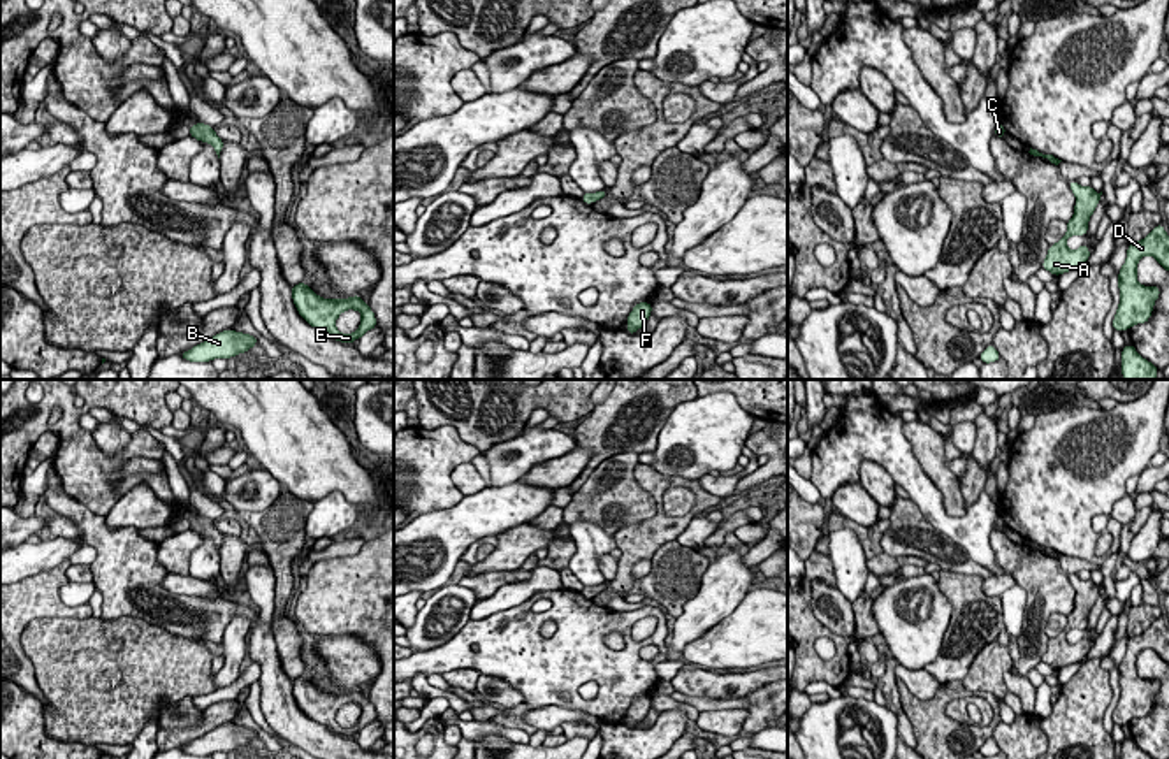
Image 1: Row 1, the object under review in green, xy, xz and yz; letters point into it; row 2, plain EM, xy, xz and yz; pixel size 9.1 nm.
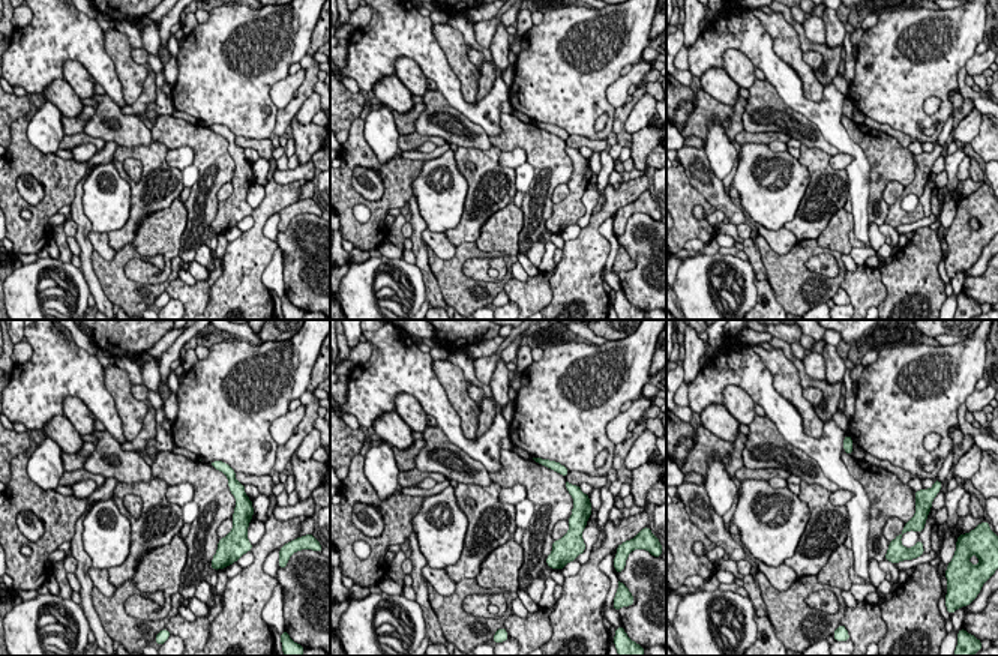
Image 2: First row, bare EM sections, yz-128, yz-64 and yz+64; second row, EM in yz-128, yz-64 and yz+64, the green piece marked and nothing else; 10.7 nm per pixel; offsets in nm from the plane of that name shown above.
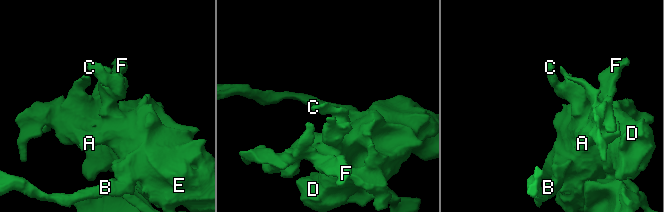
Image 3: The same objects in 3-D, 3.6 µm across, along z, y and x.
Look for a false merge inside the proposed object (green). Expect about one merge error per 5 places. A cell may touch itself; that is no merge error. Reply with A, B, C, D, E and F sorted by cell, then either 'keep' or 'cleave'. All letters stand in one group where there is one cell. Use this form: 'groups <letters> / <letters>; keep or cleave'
groups A B C D E F; keep

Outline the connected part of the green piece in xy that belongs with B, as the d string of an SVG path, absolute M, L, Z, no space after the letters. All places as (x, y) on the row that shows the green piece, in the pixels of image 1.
M229 329L193 346L179 357L188 362L211 362L214 358L230 358L244 353L257 343L258 339L255 336L234 332L232 329Z

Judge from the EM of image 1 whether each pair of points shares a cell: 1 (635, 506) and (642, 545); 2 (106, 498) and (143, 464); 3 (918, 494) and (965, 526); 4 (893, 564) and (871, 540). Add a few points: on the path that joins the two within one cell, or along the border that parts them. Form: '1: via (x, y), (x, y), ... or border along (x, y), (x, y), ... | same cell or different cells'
1: border along (637, 480), (653, 498), (656, 513), (612, 534) | different cells
2: border along (162, 459), (130, 457), (106, 480) | different cells
3: via (930, 506), (953, 526) | same cell
4: border along (883, 552), (867, 559) | different cells

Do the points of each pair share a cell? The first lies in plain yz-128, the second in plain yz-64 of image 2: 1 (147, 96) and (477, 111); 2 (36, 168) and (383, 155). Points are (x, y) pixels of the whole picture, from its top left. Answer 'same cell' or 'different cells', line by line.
1: different cells
2: different cells

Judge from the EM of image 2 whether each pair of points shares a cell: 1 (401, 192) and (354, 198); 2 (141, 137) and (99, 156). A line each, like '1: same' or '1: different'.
1: same
2: different

